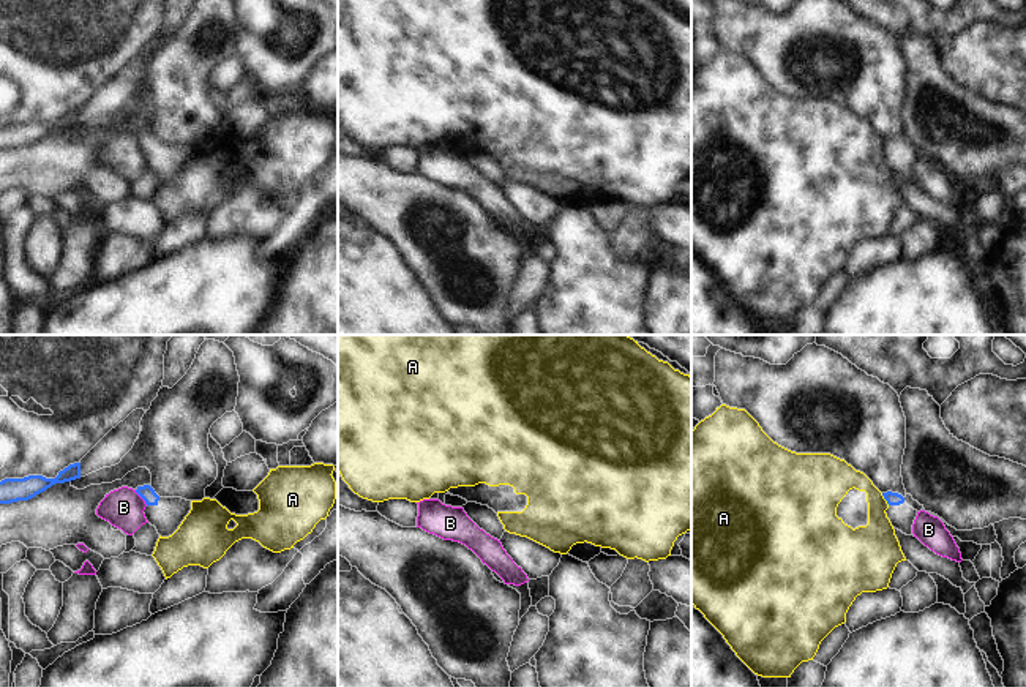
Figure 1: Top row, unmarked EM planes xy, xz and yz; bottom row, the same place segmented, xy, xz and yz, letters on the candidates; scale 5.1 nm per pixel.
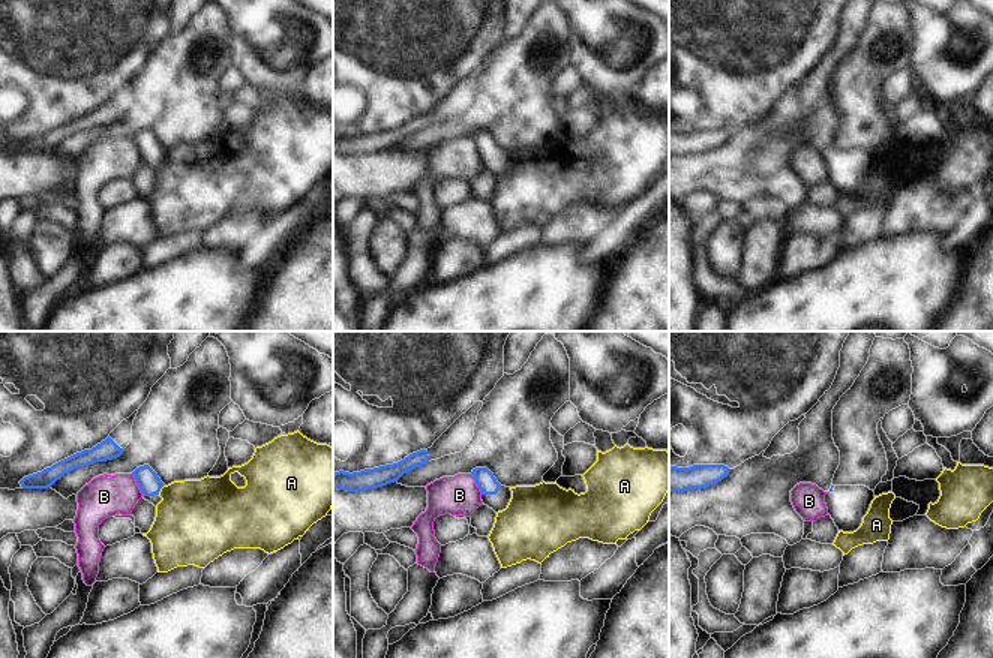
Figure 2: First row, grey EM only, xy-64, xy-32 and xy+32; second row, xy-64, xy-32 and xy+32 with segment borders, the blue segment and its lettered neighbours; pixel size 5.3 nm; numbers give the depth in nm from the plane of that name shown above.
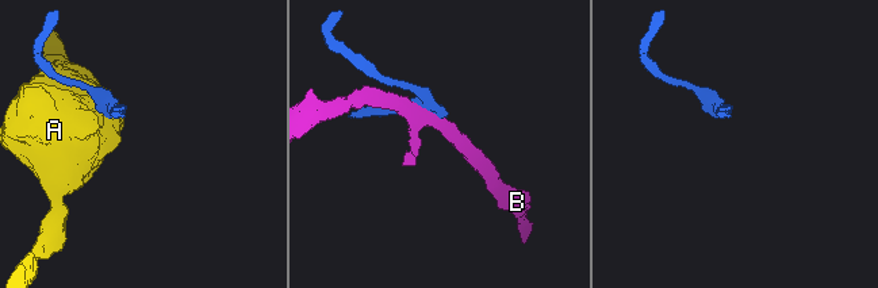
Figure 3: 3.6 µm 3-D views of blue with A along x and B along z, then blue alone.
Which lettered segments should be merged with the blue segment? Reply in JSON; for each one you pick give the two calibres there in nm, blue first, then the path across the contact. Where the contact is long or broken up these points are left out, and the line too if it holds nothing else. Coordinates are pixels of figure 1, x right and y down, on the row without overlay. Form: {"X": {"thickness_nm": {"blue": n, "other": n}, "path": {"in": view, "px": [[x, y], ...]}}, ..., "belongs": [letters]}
{"belongs": []}

